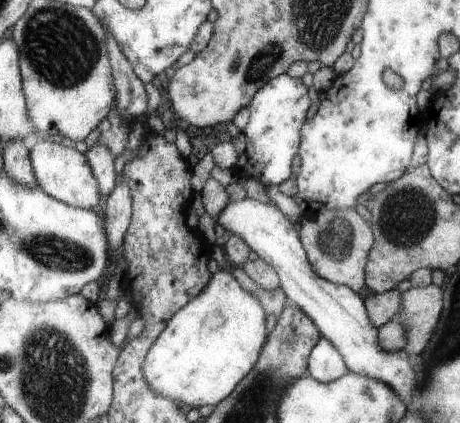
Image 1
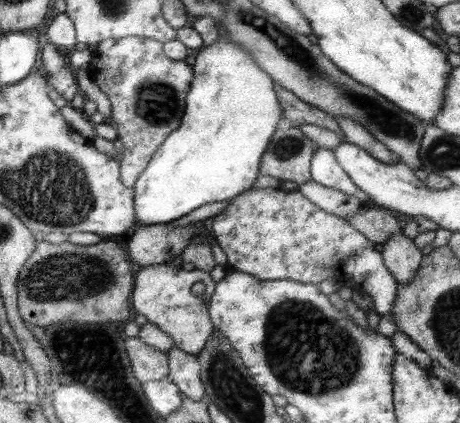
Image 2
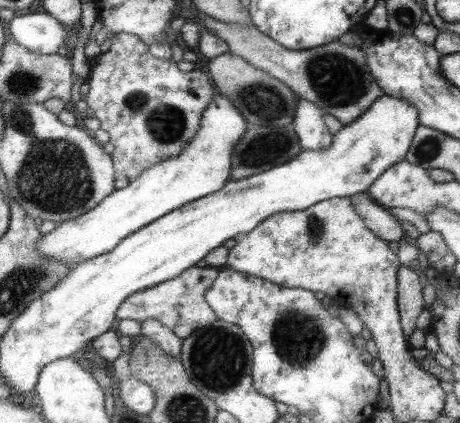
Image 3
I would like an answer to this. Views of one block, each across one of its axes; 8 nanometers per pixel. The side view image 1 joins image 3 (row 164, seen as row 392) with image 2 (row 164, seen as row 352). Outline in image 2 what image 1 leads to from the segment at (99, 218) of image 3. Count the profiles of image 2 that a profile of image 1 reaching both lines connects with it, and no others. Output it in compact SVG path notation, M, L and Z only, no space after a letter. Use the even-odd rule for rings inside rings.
M217 38L215 44L199 52L193 72L195 78L187 94L187 108L185 116L181 118L181 126L173 134L169 134L167 140L159 146L159 150L151 156L147 170L133 186L135 226L169 224L197 210L199 206L233 200L239 198L239 194L243 194L245 190L253 188L255 178L259 176L265 148L269 146L277 130L275 124L283 118L283 108L279 106L273 78L263 68L259 68L251 54L247 54L247 50L243 50L231 38Z

